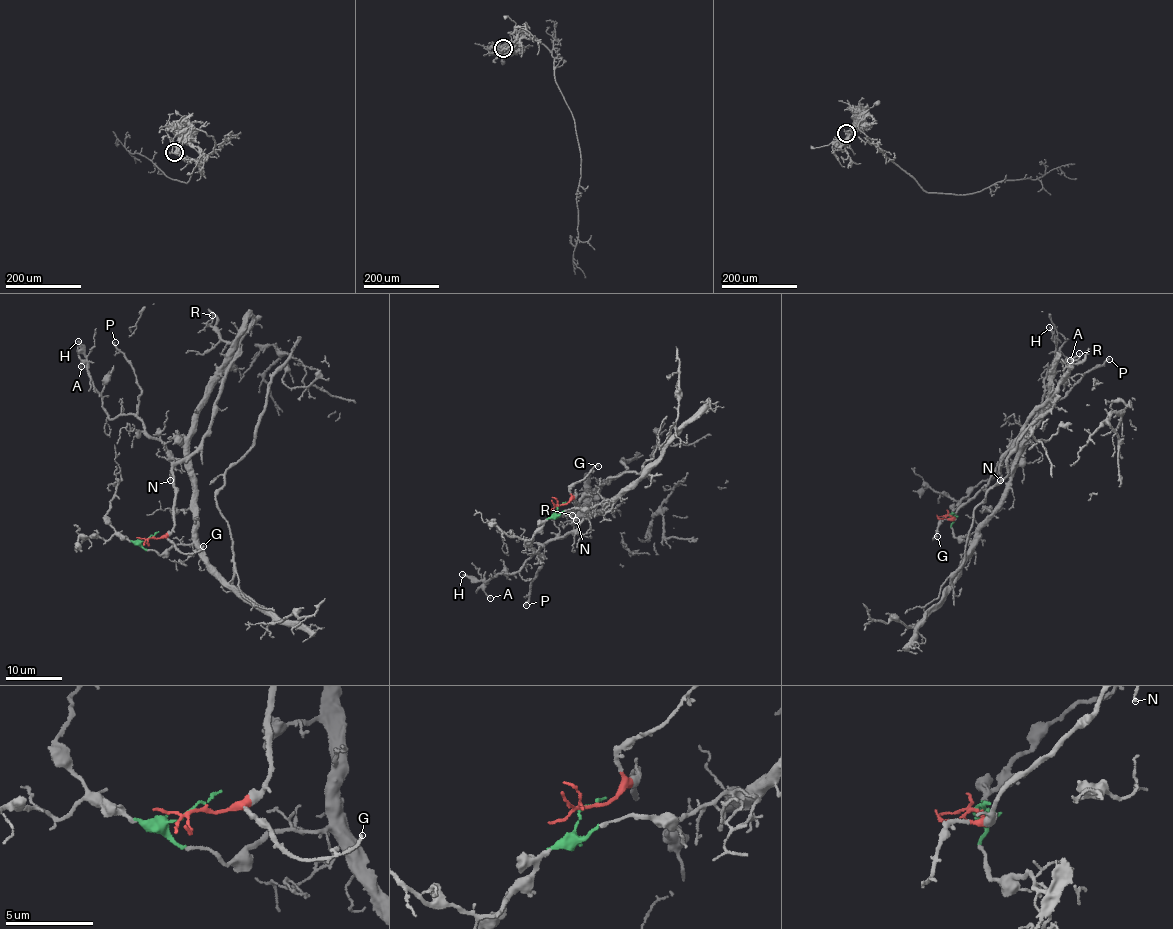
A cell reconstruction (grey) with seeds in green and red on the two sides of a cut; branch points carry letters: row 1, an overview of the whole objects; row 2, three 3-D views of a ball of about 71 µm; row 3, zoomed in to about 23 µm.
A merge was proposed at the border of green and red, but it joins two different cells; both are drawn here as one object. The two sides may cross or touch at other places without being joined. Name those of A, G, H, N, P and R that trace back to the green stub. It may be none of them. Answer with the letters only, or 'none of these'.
A, H, P

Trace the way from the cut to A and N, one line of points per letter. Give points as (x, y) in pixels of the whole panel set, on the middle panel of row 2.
A: (559, 506), (558, 514), (609, 501), (518, 570), (492, 576), (484, 585), (491, 598)
N: (559, 506), (574, 498), (576, 493), (573, 496), (575, 507), (567, 513), (576, 520)

